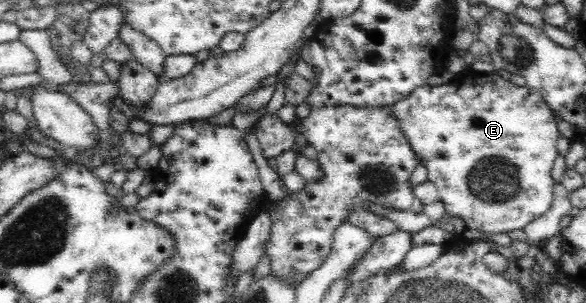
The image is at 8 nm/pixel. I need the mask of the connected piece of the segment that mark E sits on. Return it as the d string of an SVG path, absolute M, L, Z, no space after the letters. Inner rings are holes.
M474 71L461 73L457 75L448 84L442 84L431 87L429 84L424 84L415 87L414 91L410 91L404 99L393 104L390 108L392 115L398 120L402 133L410 142L413 152L419 161L425 161L426 169L428 170L427 179L433 181L439 191L439 201L444 203L444 209L448 214L448 219L458 218L464 222L465 231L482 232L485 236L493 234L509 234L512 231L524 230L524 227L537 217L544 215L545 211L553 202L553 187L555 182L552 180L551 169L554 159L558 155L556 150L556 141L561 136L559 132L559 122L554 119L550 106L544 101L542 94L535 89L526 86L517 86L512 84L510 80L504 80L495 71L488 73L478 73Z

